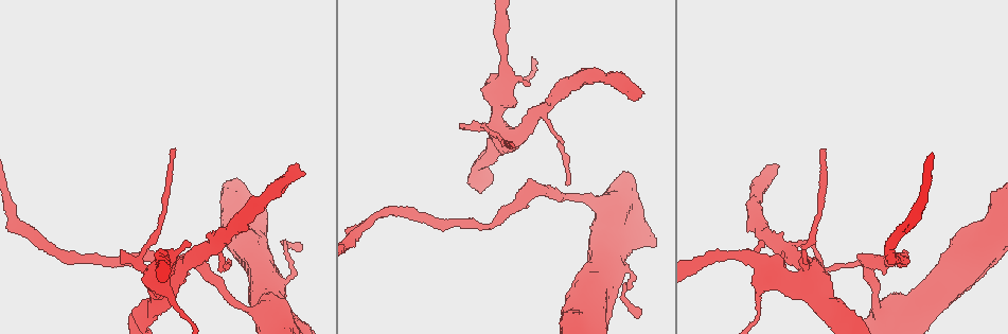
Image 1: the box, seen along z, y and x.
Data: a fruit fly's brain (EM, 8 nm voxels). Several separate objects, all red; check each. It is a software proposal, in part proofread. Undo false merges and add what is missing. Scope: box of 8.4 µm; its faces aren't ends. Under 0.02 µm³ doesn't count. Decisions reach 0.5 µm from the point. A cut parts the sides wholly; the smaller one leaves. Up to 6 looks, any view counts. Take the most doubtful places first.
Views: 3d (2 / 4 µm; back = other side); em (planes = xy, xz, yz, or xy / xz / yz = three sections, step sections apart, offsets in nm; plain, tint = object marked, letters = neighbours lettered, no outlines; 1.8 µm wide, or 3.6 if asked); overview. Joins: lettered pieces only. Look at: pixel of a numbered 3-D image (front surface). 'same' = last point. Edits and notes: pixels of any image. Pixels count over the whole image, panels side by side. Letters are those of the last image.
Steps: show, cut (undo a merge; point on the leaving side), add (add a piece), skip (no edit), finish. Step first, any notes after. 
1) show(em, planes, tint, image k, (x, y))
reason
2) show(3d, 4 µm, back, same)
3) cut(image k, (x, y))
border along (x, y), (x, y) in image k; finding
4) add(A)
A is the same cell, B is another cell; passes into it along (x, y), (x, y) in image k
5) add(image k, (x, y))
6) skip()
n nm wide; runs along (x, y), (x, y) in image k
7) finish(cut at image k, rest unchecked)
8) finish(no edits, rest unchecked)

show(3d, 4 µm, image 1, (299, 166))
long arm stops here

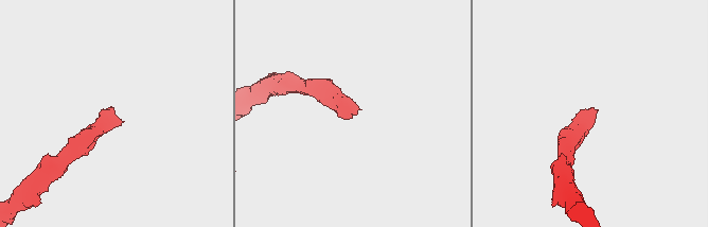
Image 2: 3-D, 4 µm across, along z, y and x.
show(em, planes, letters, image 2, (348, 118))

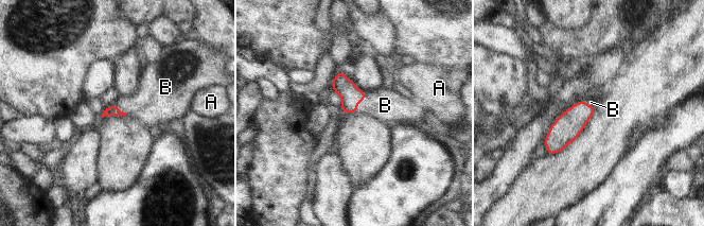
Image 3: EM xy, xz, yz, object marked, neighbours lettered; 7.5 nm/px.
add(B)
B is the same cell, A is another cell; passes into it along (350, 96), (361, 101), (385, 105) in image 3; it goes on there

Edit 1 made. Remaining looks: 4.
show(overview)

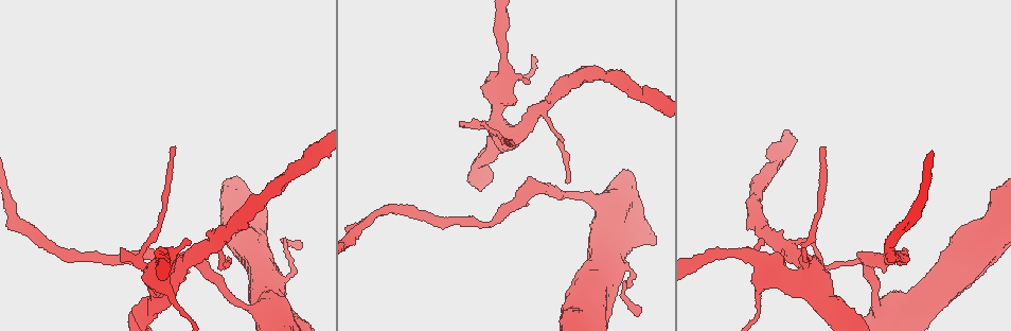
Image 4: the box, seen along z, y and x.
show(3d, 4 µm, image 4, (801, 248))
an open end

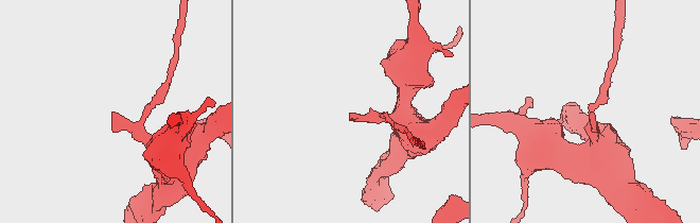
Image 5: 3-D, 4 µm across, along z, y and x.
show(em, yz, step 4, tint, image 5, (351, 113))
need the tissue

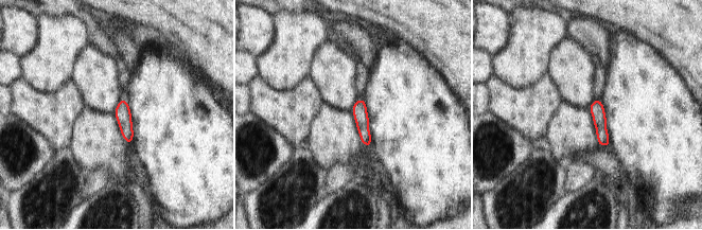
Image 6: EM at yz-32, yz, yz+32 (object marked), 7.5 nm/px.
show(em, planes, letters, same)

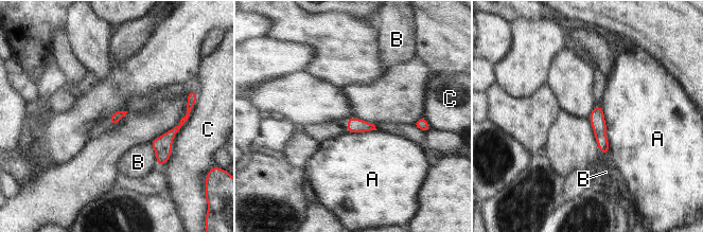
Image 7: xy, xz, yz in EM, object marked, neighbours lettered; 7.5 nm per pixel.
skip()
A, B and C are other cells; border along (601, 107), (604, 113), (608, 154) in image 7; none of them fits

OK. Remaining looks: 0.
finish(add at image 3, rest unchecked)

